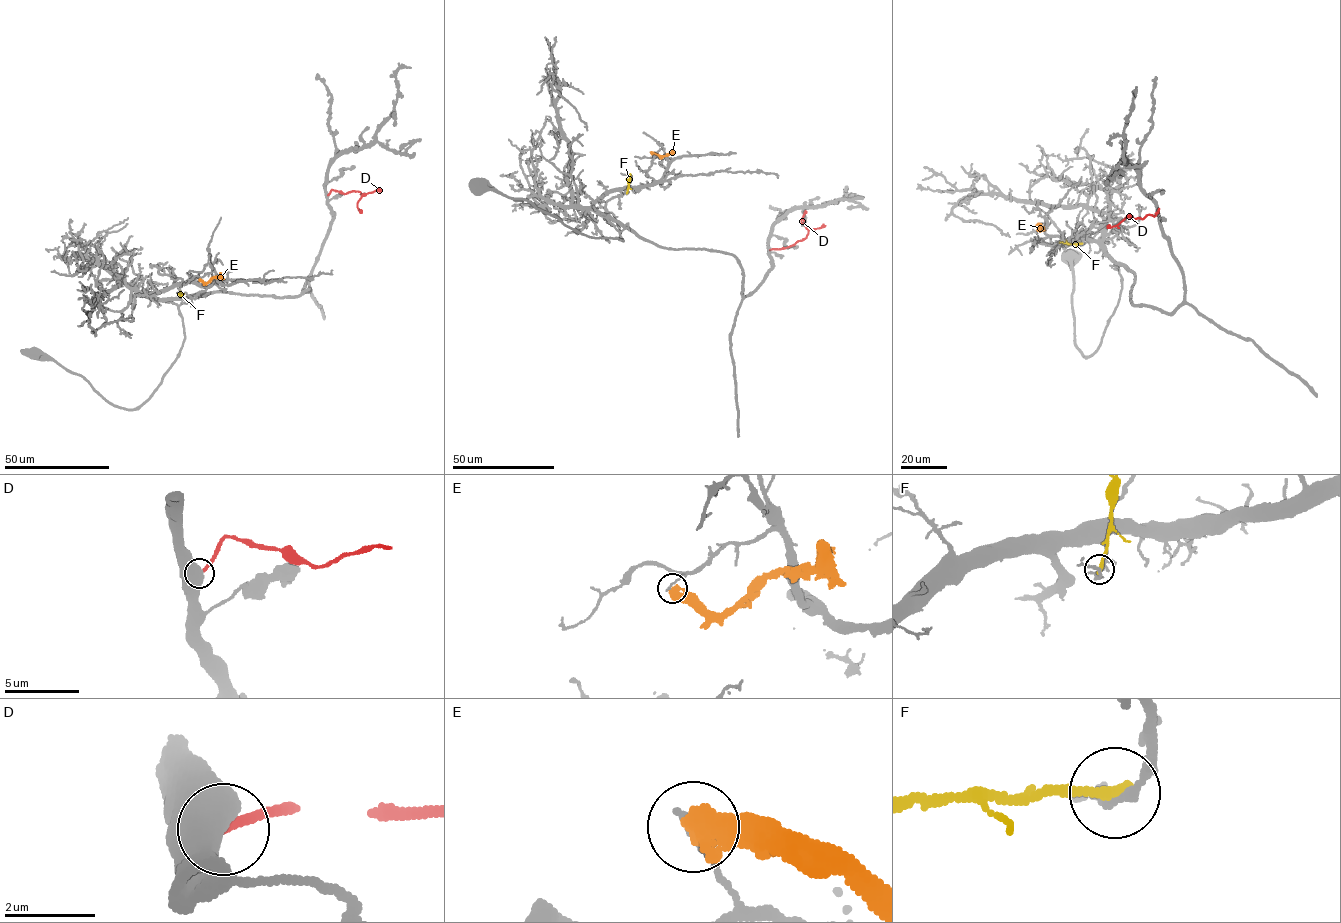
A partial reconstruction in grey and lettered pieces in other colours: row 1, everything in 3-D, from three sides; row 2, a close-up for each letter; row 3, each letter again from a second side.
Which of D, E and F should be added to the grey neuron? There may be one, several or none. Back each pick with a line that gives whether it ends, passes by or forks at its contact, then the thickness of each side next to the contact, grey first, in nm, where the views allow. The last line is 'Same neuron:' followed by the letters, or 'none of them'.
Same neuron: none of them

